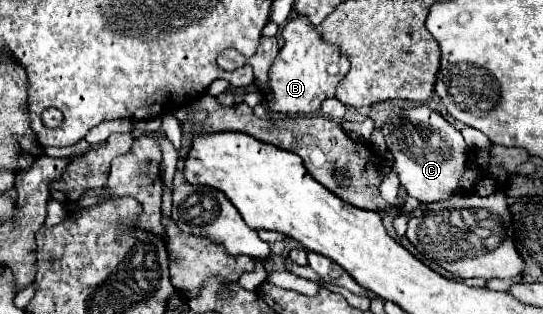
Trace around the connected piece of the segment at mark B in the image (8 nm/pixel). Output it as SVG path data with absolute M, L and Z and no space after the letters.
M294 16L282 30L284 46L280 48L272 68L270 68L270 90L268 108L280 114L316 114L326 98L332 98L338 82L346 76L350 68L348 56L340 52L336 44L326 44L318 36L316 26L304 16Z

